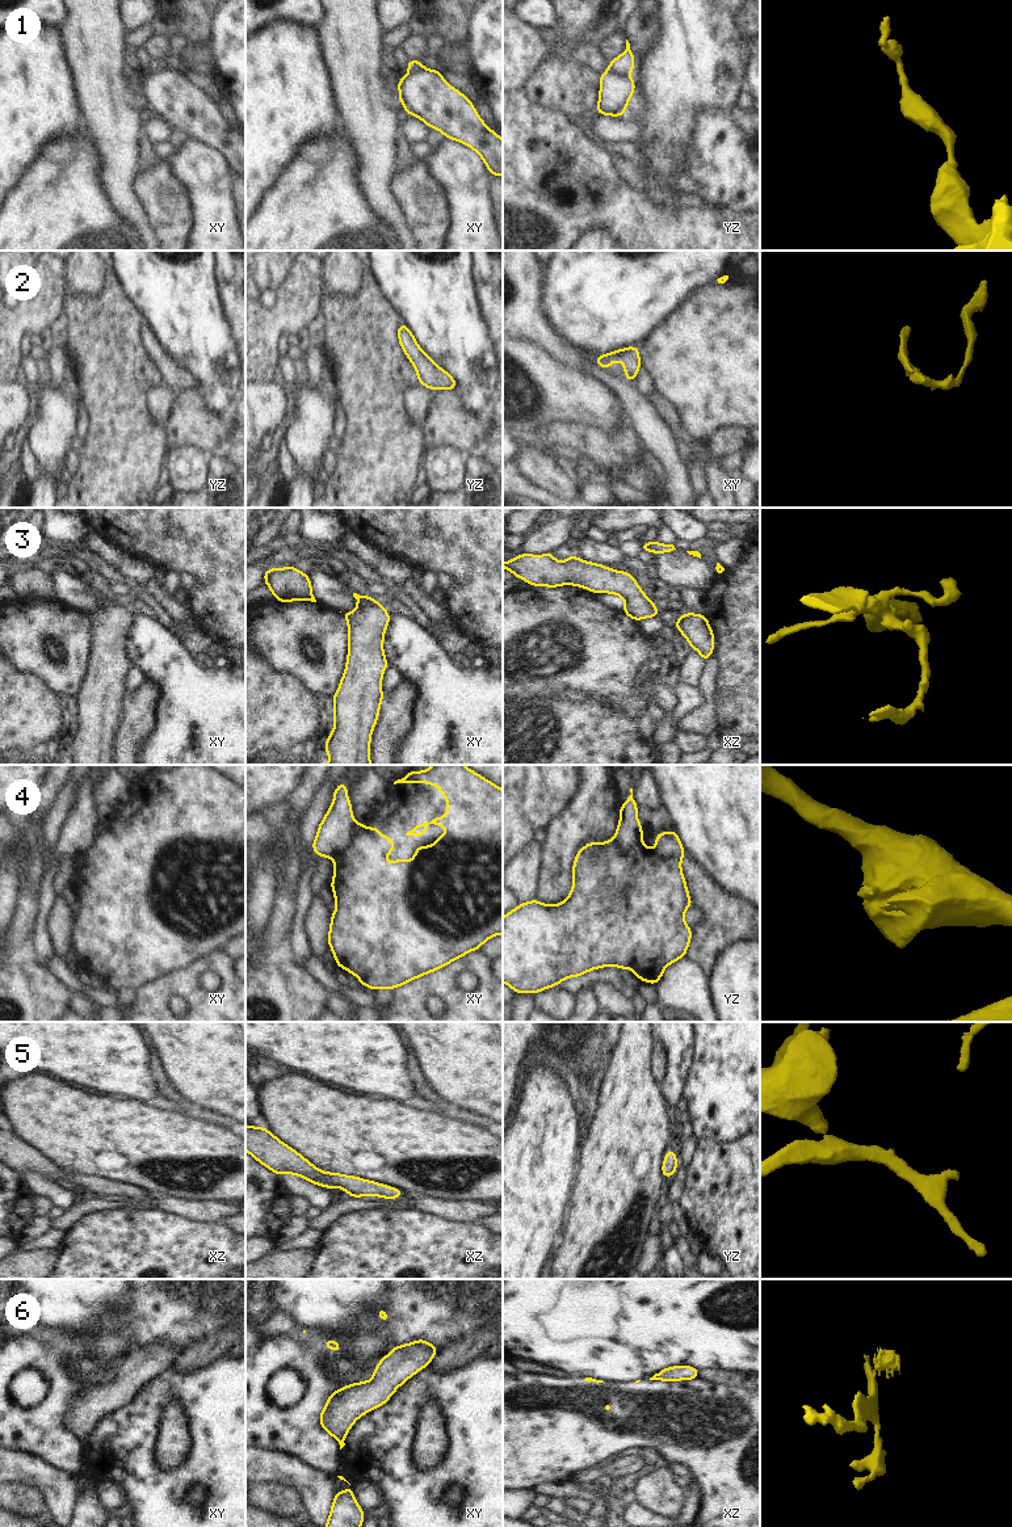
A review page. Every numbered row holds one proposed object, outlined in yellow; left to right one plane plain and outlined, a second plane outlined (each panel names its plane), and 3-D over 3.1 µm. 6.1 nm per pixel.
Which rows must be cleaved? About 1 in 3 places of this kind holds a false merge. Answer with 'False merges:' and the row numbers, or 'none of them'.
False merges: 1, 4, 6

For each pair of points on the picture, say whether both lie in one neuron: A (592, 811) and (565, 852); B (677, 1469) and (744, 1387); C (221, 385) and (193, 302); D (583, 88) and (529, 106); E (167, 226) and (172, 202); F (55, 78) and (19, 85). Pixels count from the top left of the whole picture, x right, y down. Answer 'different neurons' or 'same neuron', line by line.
A: same neuron
B: different neurons
C: same neuron
D: different neurons
E: same neuron
F: same neuron

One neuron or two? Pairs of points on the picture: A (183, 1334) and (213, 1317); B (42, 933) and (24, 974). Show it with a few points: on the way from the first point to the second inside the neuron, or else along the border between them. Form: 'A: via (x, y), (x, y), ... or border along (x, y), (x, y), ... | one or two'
A: via (190, 1326), (200, 1317), (205, 1317) | one
B: border along (36, 958), (45, 968) | two

